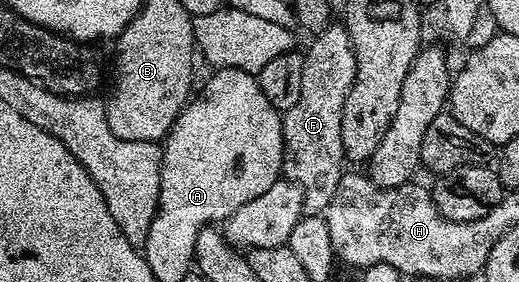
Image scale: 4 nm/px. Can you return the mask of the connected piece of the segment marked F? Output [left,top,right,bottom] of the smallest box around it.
[282,25,355,214]

